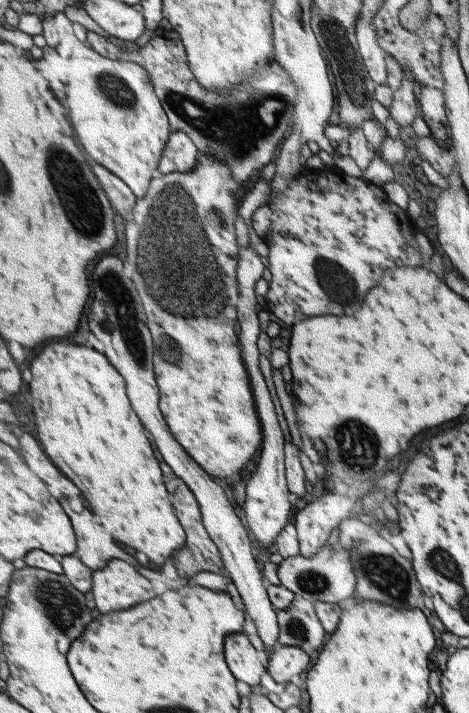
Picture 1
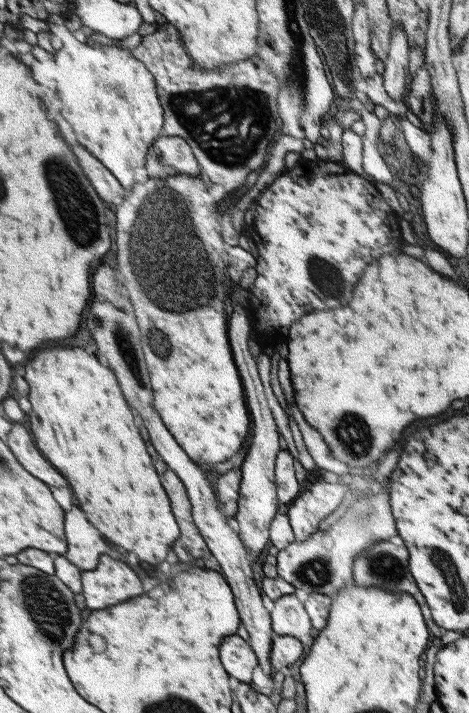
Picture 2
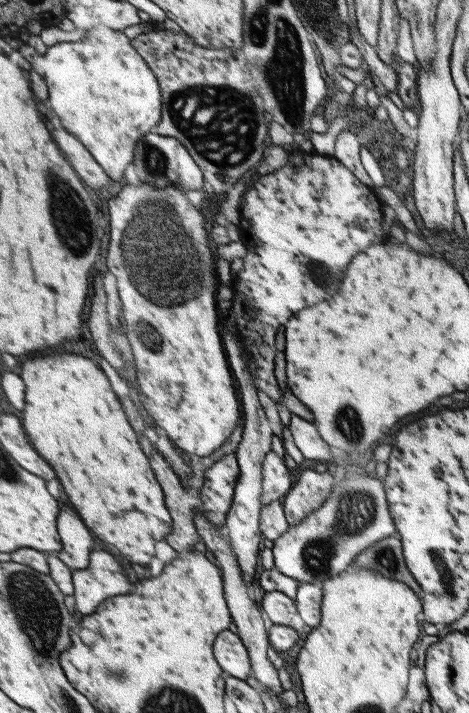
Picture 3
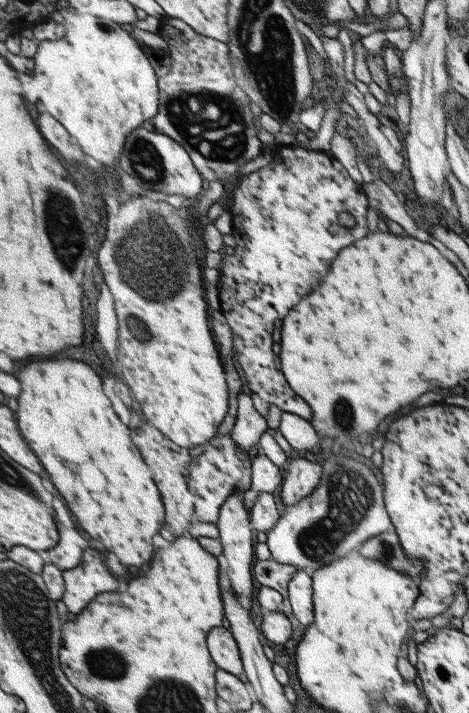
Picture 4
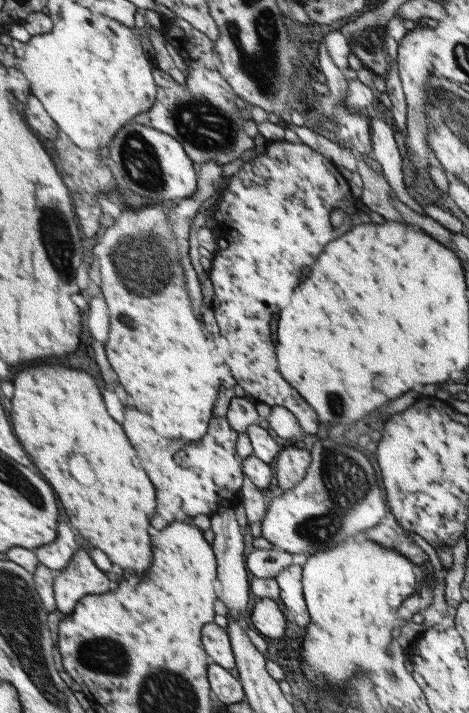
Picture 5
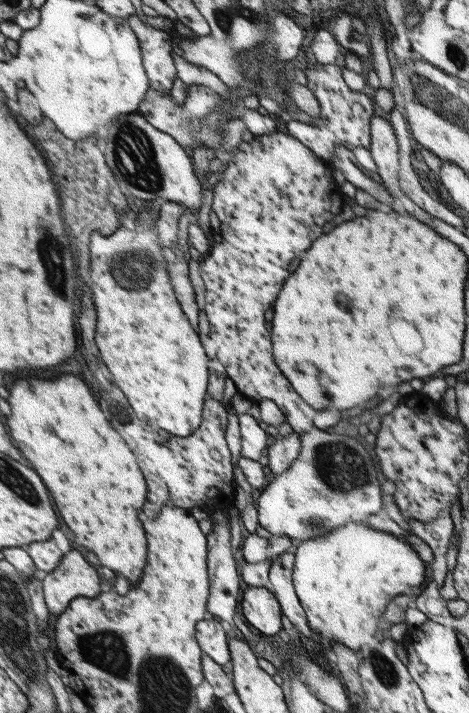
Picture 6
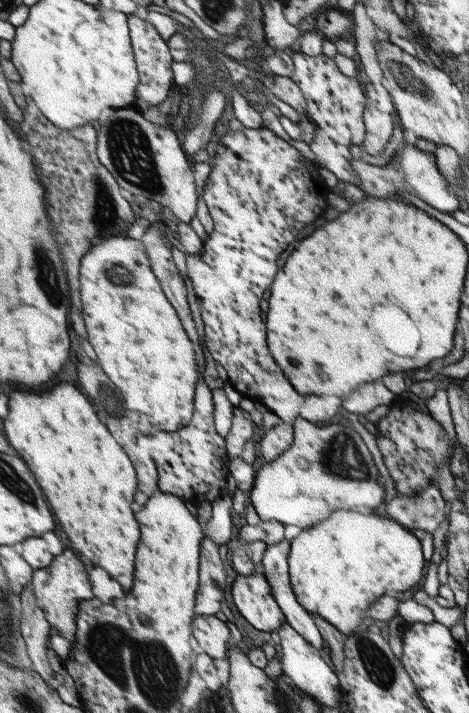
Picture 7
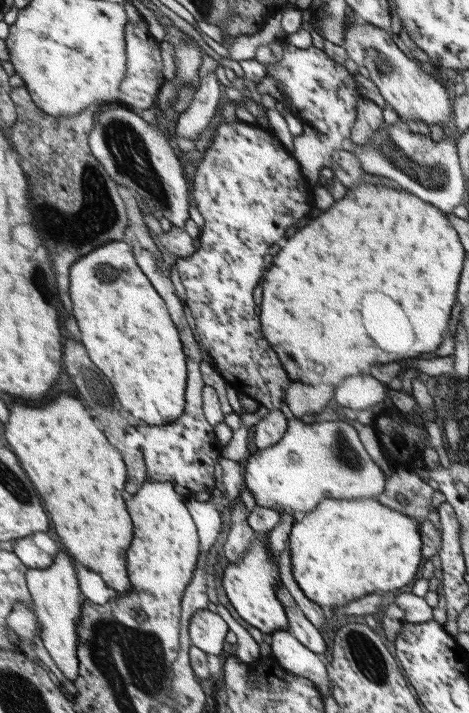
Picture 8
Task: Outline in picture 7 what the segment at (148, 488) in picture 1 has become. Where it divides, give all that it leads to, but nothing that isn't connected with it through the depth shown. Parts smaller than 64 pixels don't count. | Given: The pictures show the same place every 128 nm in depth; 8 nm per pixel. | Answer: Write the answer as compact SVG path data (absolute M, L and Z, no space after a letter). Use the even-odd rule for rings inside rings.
M62 384L44 394L14 394L10 408L10 418L5 420L6 434L38 476L38 482L42 484L60 524L74 542L74 548L88 556L96 566L106 568L122 588L130 588L134 578L134 552L140 540L140 528L130 508L136 490L136 472L124 450L118 446L118 440L100 420L88 396L84 396L74 384Z

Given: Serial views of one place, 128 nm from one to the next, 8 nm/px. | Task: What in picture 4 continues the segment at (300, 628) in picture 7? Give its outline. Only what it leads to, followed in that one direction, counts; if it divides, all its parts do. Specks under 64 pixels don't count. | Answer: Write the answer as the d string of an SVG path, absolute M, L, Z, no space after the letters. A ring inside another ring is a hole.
M297 570L288 581L288 596L291 612L302 626L310 626L314 621L312 602L312 576L305 571Z

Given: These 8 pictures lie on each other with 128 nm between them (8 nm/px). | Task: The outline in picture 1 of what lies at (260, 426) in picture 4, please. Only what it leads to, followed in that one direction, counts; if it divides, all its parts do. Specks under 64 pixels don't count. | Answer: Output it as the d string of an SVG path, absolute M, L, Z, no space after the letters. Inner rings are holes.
M242 246L242 258L238 260L236 267L238 280L238 338L242 340L242 356L246 356L246 368L250 368L250 384L254 384L254 398L258 400L258 416L262 416L262 432L266 432L266 440L262 440L262 452L258 454L258 461L254 464L254 470L246 481L246 498L243 503L243 512L246 514L246 528L250 528L250 534L254 534L254 540L260 547L269 547L275 543L275 538L282 528L288 524L288 516L292 510L293 497L288 490L284 465L285 440L282 430L276 420L274 402L270 400L266 380L262 378L262 372L258 368L258 348L256 340L260 334L260 322L258 322L258 310L256 310L256 288L254 282L262 278L264 264L260 255L252 247Z

